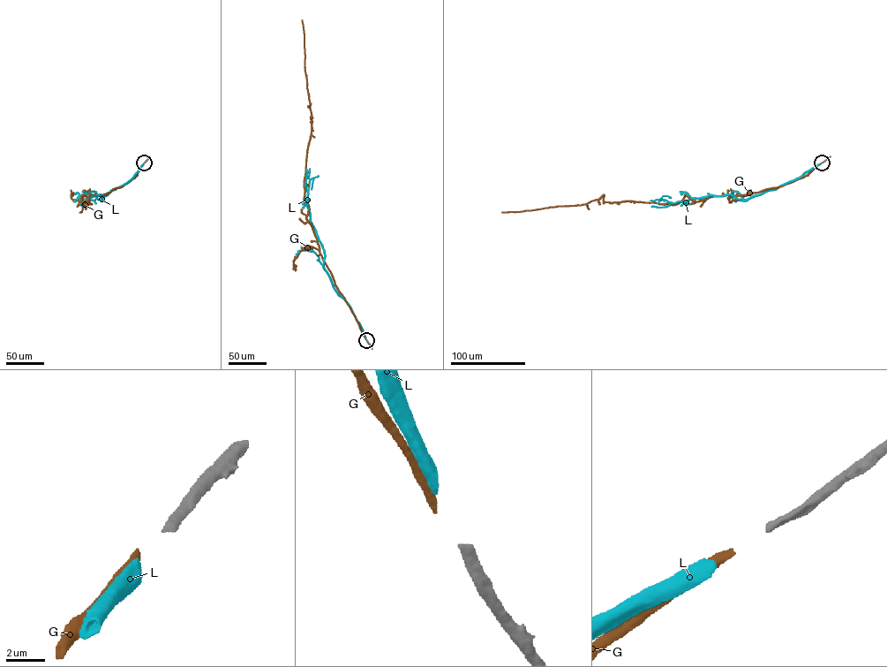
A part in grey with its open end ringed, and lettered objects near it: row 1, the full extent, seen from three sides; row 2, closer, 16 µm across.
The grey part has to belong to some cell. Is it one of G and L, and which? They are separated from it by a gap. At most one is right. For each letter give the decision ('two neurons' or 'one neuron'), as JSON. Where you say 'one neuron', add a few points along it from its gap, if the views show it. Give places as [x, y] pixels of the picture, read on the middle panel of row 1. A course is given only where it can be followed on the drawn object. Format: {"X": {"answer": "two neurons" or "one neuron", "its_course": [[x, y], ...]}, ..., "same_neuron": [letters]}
{"G": {"answer": "one neuron", "its_course": [[365, 339], [319, 253], [317, 239], [306, 217], [309, 207], [304, 202], [304, 178], [311, 121], [302, 20]]}, "L": {"answer": "two neurons"}, "same_neuron": ["G"]}

